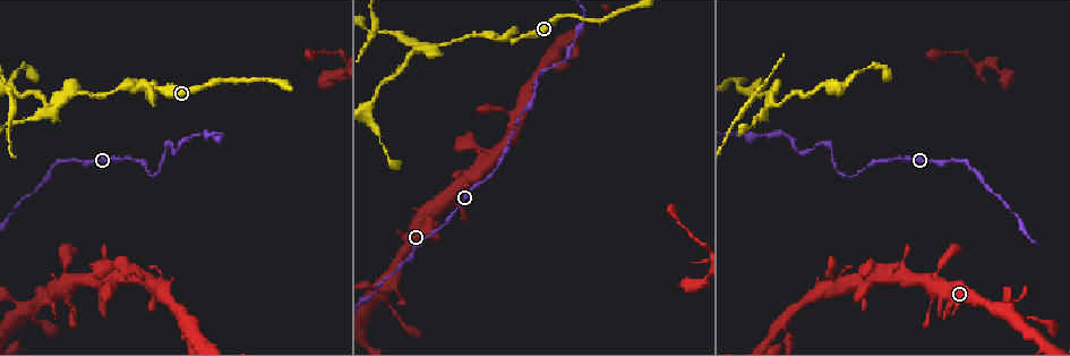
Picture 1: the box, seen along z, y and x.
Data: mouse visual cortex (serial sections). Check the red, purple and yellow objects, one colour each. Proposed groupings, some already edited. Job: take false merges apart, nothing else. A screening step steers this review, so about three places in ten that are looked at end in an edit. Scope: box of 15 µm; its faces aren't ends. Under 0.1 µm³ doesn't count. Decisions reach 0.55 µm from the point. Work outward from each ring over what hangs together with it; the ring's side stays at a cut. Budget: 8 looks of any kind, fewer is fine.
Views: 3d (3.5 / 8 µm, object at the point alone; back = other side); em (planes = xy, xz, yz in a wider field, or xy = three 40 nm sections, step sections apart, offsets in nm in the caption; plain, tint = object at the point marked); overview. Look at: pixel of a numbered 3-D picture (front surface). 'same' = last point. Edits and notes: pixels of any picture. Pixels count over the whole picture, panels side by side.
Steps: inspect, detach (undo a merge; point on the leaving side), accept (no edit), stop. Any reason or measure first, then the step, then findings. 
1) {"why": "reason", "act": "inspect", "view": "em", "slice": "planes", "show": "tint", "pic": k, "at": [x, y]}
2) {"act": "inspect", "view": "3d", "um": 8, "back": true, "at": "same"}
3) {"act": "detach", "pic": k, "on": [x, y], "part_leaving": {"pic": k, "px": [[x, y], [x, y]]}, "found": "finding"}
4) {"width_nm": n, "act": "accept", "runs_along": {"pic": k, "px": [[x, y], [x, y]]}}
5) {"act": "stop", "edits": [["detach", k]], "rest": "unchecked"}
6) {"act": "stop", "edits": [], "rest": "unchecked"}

{"why": "abrupt turn", "act": "inspect", "view": "3d", "um": 3.5, "pic": 1, "at": [831, 155]}

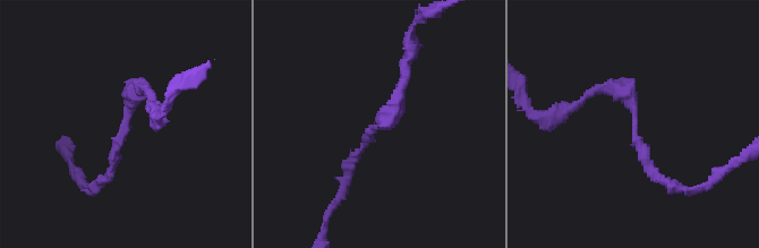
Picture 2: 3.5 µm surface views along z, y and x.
{"arm_widths_nm": [150, 250], "act": "inspect", "view": "em", "slice": "xy", "step": 1, "show": "plain", "pic": 2, "at": [121, 124]}

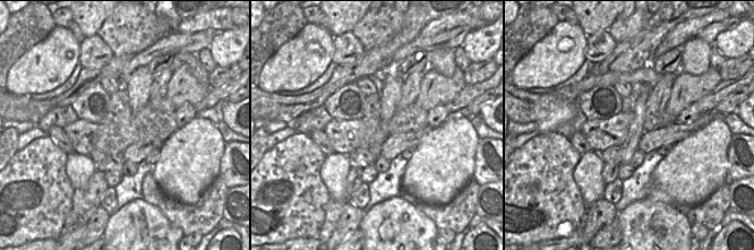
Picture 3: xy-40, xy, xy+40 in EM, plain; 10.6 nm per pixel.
{"act": "inspect", "view": "em", "slice": "xy", "step": 1, "show": "tint", "at": "same"}

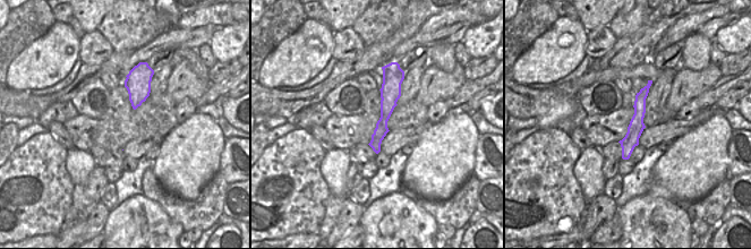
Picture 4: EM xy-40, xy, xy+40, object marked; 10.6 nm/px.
{"width_nm": 170, "act": "accept", "runs_along": {"pic": 4, "px": [[389, 75], [389, 102], [376, 148]]}, "found": "one cell here"}

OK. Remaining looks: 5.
{"why": "calibre changes", "act": "inspect", "view": "3d", "um": 3.5, "pic": 1, "at": [518, 39]}

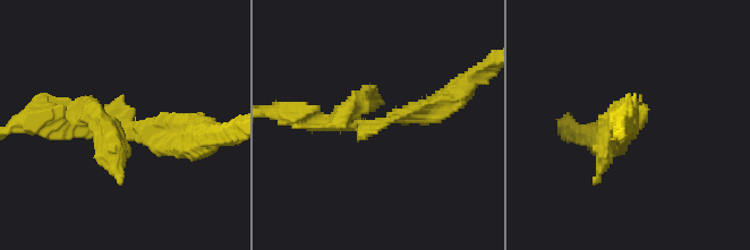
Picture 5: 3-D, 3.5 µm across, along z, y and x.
{"why": "need the tissue", "act": "inspect", "view": "em", "slice": "xy", "step": 1, "show": "tint", "pic": 5, "at": [132, 130]}

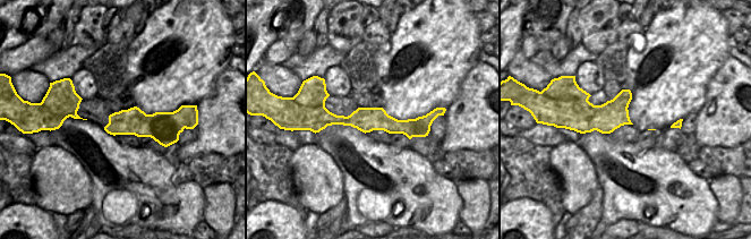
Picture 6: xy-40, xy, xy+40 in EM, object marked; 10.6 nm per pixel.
{"act": "accept", "runs_along": {"pic": 6, "px": [[324, 113], [330, 119], [421, 127]]}, "found": "all the same cell"}

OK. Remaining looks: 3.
{"why": "sharp bend", "act": "inspect", "view": "3d", "um": 3.5, "back": true, "pic": 1, "at": [417, 49]}

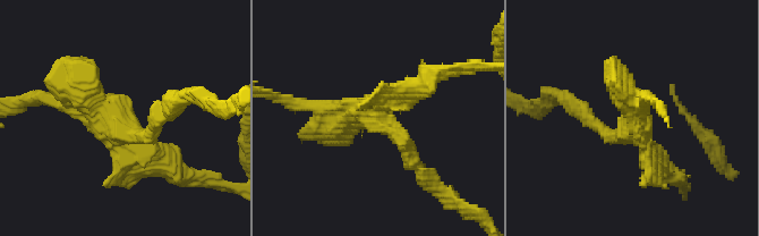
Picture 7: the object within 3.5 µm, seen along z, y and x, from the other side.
{"why": "shape alone is not enough", "act": "inspect", "view": "em", "slice": "planes", "show": "tint", "pic": 7, "at": [369, 114]}

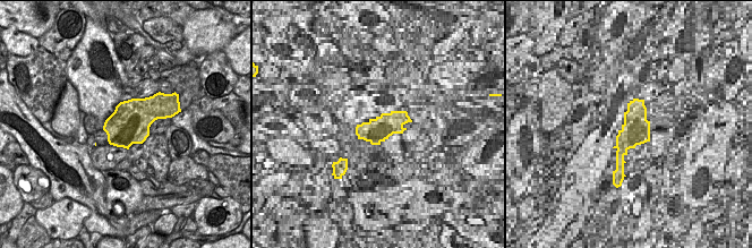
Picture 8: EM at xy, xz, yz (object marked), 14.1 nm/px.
{"why": "another direction", "act": "inspect", "view": "em", "slice": "xy", "step": 3, "show": "tint", "at": "same"}

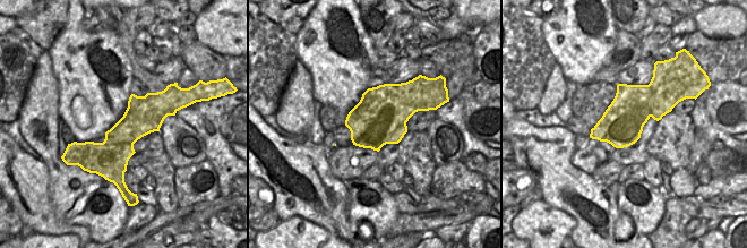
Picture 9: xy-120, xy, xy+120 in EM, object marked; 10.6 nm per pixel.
{"act": "accept", "runs_along": {"pic": 7, "px": [[304, 104], [377, 119], [411, 162]]}, "found": "one cell here"}

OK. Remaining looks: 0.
{"act": "stop", "edits": [], "rest": "unchecked"}

